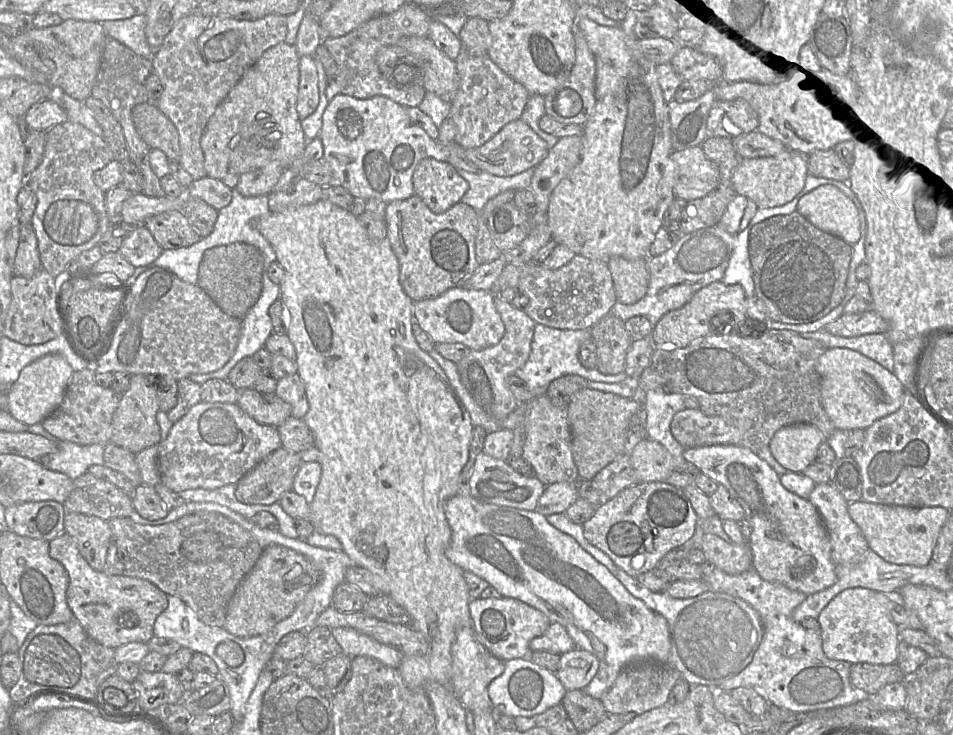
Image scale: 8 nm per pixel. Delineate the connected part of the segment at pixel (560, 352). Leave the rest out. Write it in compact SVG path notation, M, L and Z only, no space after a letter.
M536 323L530 356L524 366L514 375L523 379L535 396L546 394L549 384L564 375L579 375L592 382L616 381L621 378L625 380L627 375L624 371L617 375L604 375L596 368L587 369L580 363L579 348L581 343L587 339L592 339L590 329L562 330Z

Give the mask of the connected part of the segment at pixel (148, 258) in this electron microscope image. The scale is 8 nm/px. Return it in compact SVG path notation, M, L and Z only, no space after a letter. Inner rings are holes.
M139 225L131 229L118 253L137 268L154 262L162 252L150 231L144 225Z

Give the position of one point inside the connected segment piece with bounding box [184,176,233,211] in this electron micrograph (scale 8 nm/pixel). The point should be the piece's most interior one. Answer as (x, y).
(215, 193)

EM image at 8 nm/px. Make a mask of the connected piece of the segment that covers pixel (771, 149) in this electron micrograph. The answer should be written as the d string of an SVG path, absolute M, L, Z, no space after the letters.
M758 130L732 140L740 159L774 157L791 151L782 142L772 139Z

